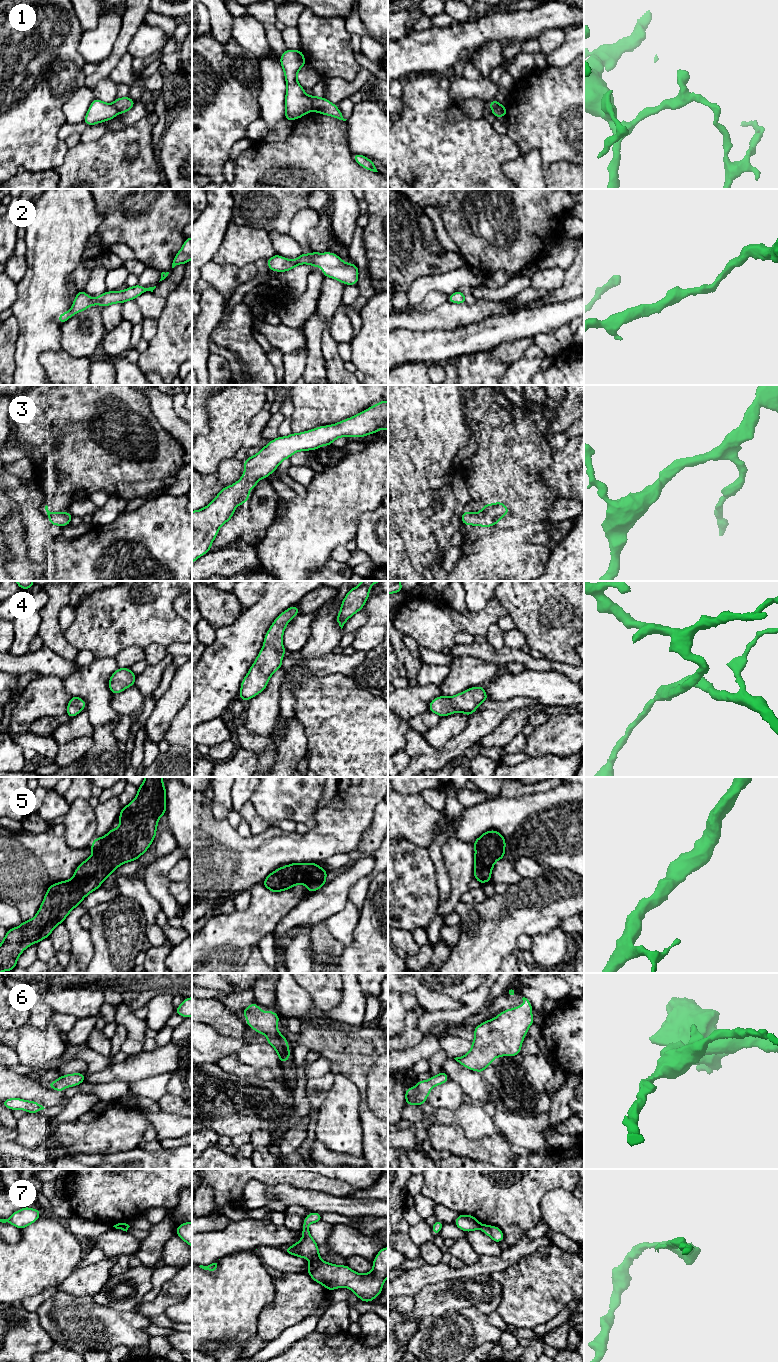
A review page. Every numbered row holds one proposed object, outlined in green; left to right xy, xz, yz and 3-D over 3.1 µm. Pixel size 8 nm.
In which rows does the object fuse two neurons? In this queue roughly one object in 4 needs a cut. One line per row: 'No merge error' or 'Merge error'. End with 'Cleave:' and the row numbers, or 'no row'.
1: Merge error
2: No merge error
3: No merge error
4: No merge error
5: No merge error
6: No merge error
7: Merge error
Cleave: 1, 7

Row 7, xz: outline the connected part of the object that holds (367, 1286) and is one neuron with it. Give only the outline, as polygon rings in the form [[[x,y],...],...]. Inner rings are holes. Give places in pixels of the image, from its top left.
[[[388,1247],[382,1248],[372,1262],[372,1271],[364,1274],[353,1271],[347,1265],[338,1266],[322,1260],[308,1263],[307,1272],[329,1291],[346,1287],[361,1301],[371,1302],[381,1294],[388,1277]]]

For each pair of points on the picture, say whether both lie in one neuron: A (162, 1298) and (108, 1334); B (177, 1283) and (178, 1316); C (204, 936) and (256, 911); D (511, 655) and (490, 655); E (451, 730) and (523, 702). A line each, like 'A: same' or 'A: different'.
A: different
B: different
C: same
D: same
E: different

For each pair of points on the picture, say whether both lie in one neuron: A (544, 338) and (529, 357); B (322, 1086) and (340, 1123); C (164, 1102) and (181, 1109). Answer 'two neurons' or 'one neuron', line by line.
A: two neurons
B: two neurons
C: one neuron

